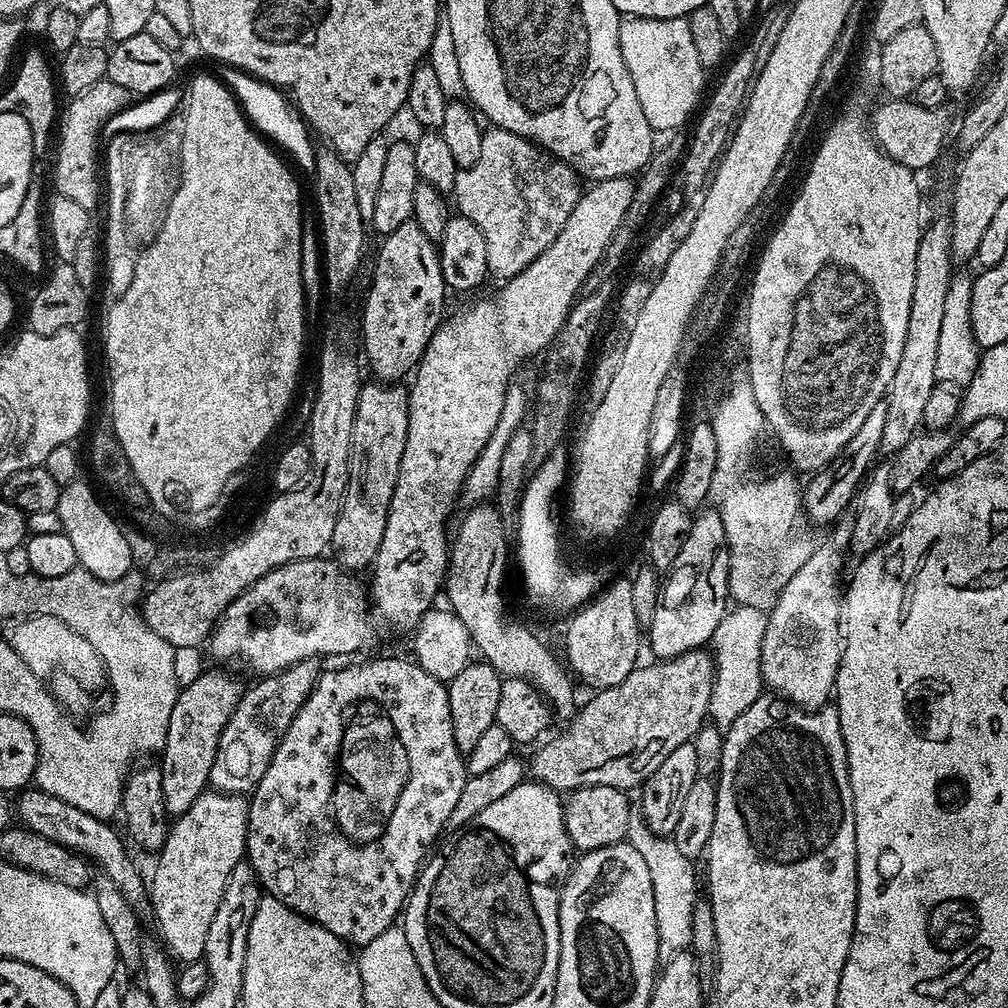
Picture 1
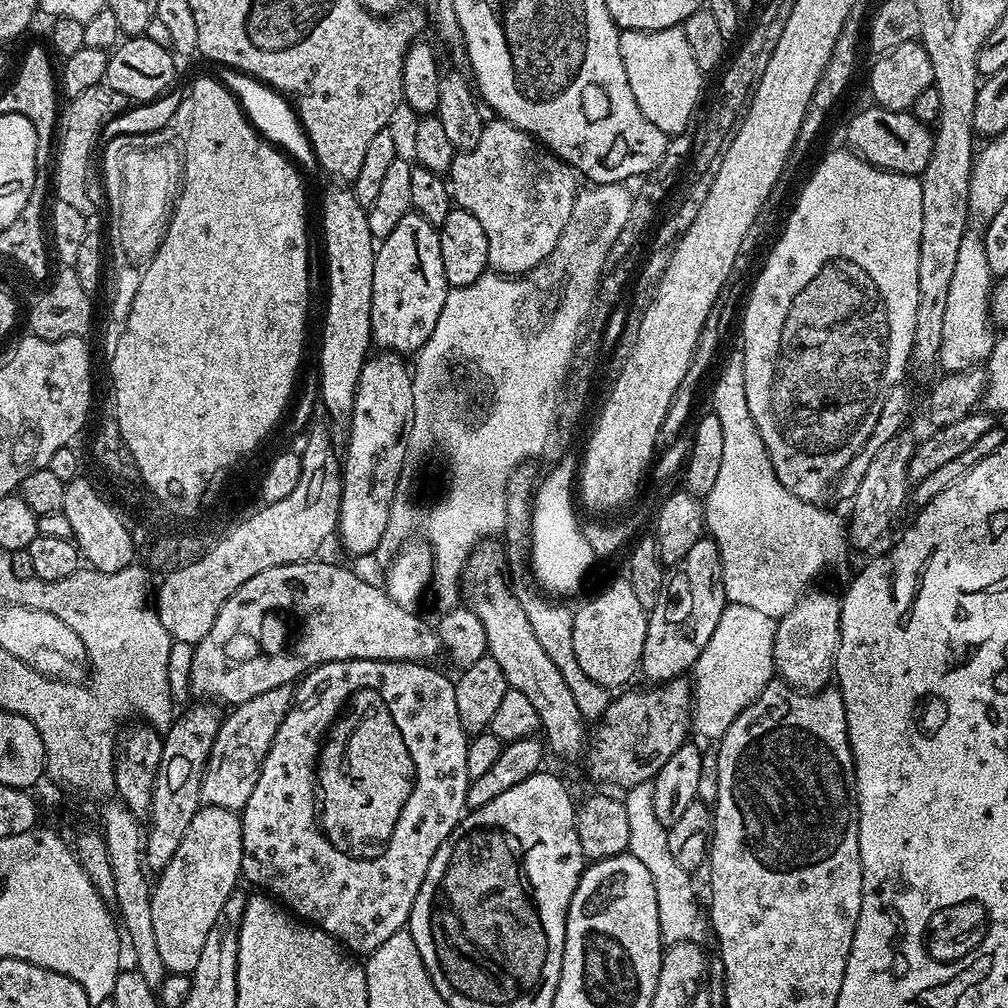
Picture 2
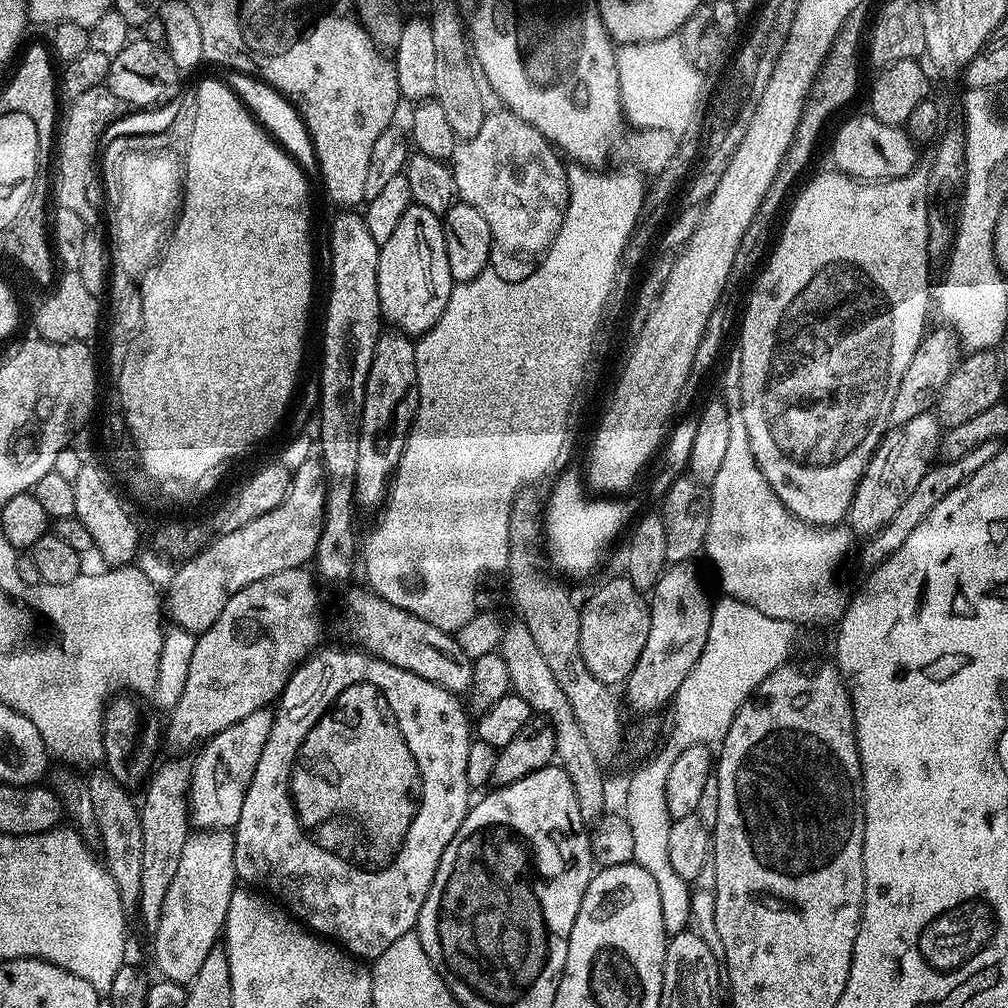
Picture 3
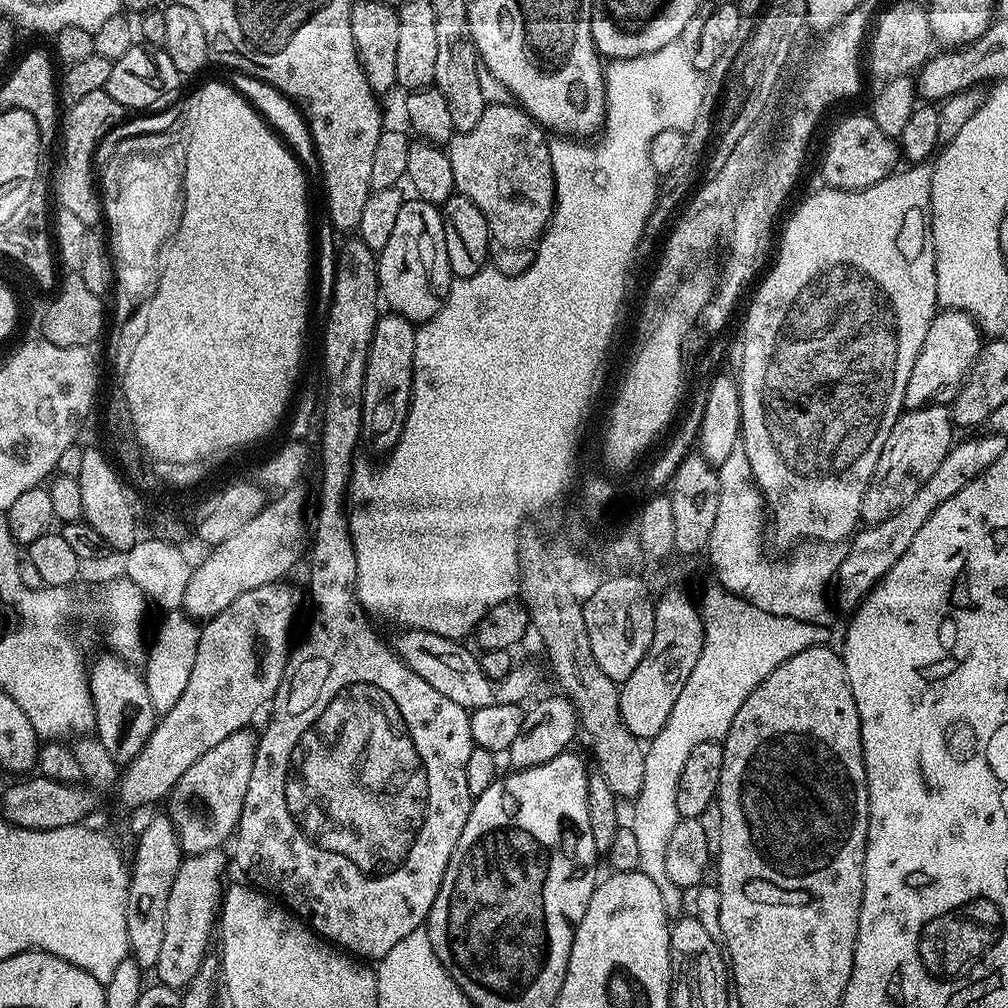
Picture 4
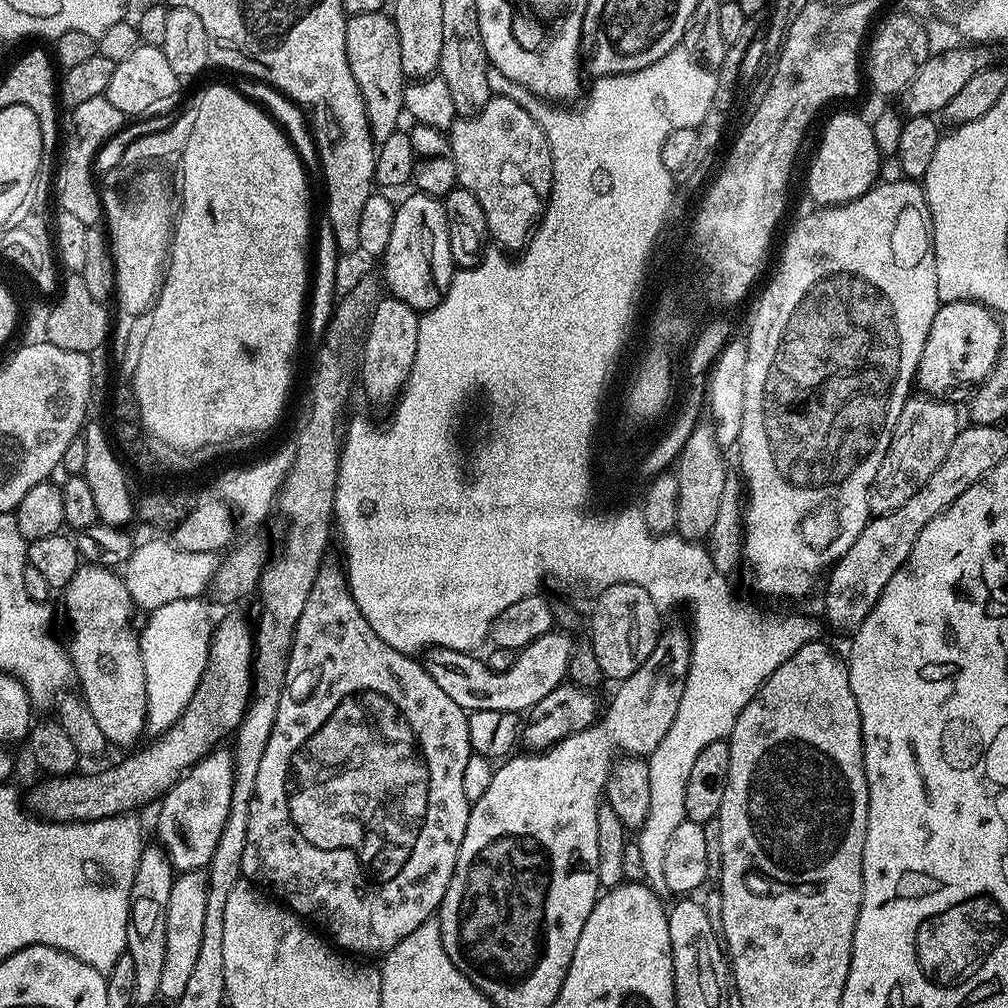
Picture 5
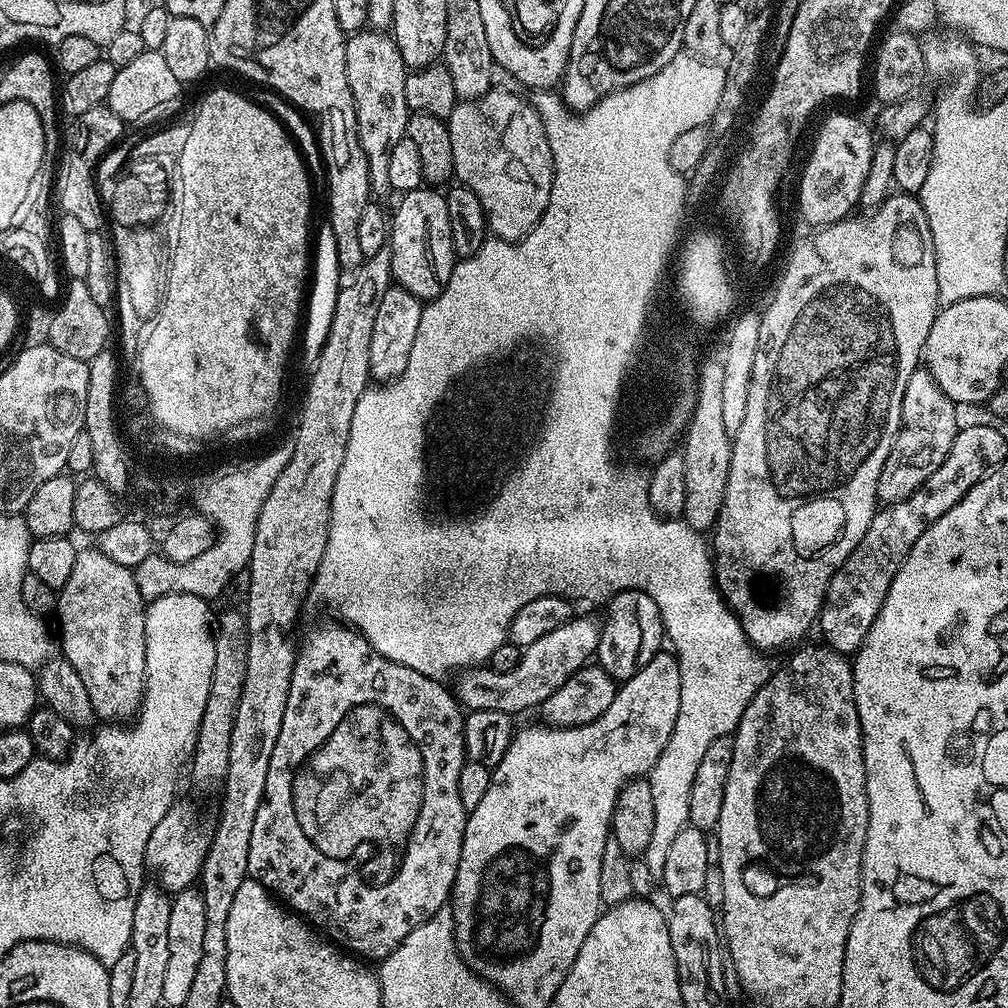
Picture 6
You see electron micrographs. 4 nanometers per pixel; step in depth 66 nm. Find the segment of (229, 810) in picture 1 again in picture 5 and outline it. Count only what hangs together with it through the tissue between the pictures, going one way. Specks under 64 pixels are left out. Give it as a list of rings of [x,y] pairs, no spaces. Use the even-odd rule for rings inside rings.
[[[203,871],[181,872],[172,881],[170,906],[166,910],[166,963],[158,981],[160,996],[175,1002],[182,998],[198,959],[202,943],[202,925],[206,918],[208,877]]]

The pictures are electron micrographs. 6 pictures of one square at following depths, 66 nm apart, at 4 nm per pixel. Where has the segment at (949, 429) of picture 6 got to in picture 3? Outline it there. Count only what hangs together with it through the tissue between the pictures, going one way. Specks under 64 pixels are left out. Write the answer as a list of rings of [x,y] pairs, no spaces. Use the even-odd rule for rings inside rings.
[[[932,412],[918,414],[918,418],[910,418],[910,422],[889,427],[884,433],[858,482],[852,505],[848,507],[846,524],[857,537],[875,536],[882,526],[886,526],[886,522],[890,522],[890,518],[894,518],[894,514],[898,514],[902,502],[910,498],[914,486],[922,482],[922,474],[926,474],[937,459],[941,435],[941,422]]]

